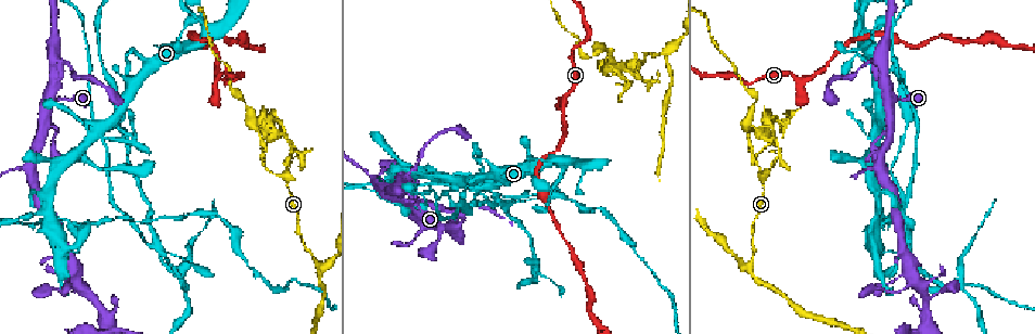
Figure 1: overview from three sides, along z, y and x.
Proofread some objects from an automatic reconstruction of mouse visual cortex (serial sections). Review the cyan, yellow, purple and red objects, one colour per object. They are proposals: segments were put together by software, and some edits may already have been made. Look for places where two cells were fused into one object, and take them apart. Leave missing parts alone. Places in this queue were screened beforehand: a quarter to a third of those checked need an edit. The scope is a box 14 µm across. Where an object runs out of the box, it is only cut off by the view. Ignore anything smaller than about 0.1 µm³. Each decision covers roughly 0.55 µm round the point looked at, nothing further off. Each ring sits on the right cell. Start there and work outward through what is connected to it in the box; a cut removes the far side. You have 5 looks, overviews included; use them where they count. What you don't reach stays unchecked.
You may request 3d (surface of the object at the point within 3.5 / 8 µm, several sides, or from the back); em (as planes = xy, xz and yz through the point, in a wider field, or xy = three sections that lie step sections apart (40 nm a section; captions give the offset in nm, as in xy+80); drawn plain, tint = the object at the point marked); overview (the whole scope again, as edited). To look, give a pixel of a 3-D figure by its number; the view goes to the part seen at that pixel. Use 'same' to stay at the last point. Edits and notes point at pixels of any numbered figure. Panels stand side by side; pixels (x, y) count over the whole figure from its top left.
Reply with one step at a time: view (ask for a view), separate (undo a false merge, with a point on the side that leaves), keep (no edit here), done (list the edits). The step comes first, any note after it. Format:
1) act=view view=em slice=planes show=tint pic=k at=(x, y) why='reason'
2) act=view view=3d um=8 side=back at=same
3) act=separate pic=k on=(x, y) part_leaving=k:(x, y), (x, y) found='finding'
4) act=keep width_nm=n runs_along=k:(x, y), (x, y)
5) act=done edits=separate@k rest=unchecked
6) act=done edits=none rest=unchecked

act=view view=3d um=3.5 pic=1 at=(913, 274) why='three arms meet'

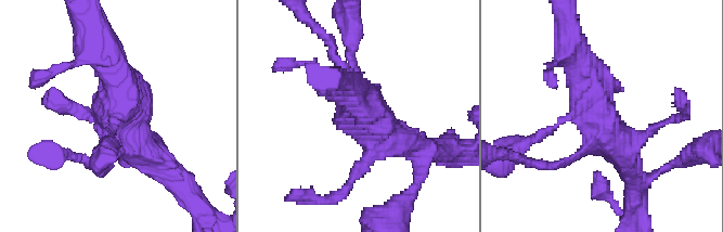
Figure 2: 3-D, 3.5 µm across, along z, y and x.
act=view view=em slice=xy step=3 show=tint pic=2 at=(604, 121)

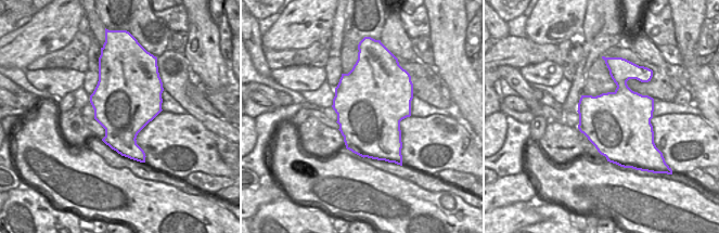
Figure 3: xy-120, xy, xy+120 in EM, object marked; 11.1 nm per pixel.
act=keep runs_along=2:(107, 60), (120, 126), (167, 172) found='one cell here'

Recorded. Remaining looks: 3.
act=view view=3d um=3.5 pic=1 at=(666, 52) why='three arms meet'

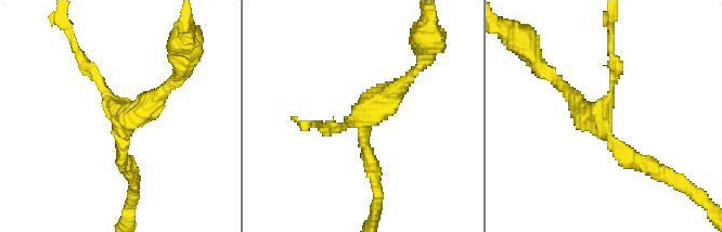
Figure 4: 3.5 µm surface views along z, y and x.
act=view view=em slice=xy step=1 show=tint pic=4 at=(363, 115) why='now the EM'

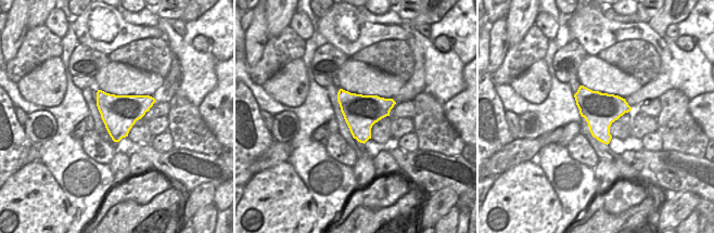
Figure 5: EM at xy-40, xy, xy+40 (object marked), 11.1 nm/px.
act=keep arms=3 runs_along=4:(81, 58), (121, 114), (128, 164) found='continuous, no second cell'

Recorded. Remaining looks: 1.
act=done edits=none rest=unchecked

